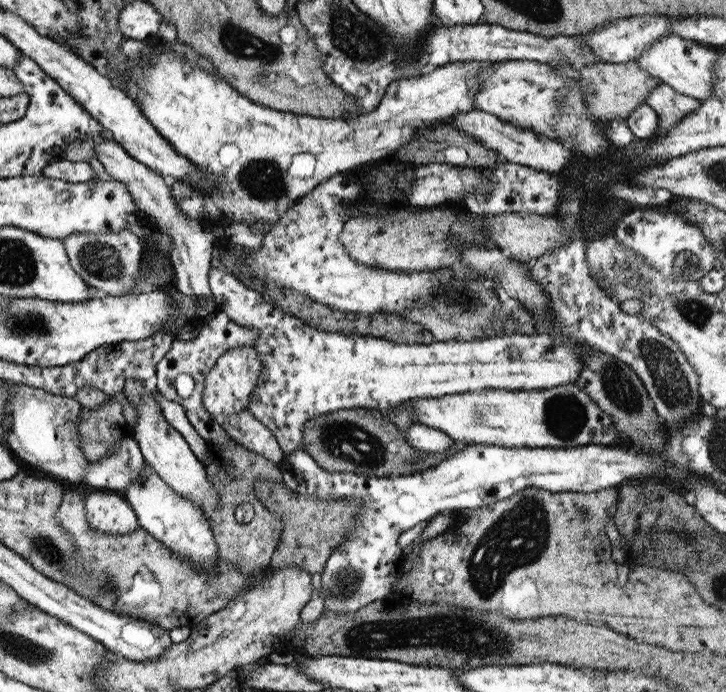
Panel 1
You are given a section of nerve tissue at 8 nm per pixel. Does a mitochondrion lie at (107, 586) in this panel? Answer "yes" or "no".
yes

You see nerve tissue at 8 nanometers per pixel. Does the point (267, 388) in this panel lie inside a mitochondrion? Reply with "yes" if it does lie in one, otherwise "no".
no

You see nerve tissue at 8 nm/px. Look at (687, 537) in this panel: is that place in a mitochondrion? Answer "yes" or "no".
no

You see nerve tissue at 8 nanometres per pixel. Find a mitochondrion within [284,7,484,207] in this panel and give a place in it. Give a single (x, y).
(402, 176)

